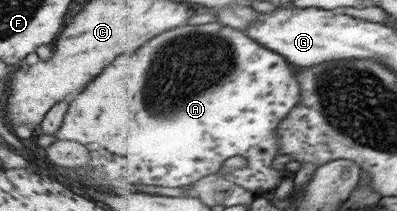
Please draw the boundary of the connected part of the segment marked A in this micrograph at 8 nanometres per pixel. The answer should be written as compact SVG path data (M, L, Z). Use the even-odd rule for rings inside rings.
M220 21L207 23L203 25L184 25L182 27L173 28L168 34L160 34L156 36L156 40L152 40L152 44L146 44L144 48L140 48L140 52L136 52L136 56L132 54L124 54L118 56L112 64L108 64L108 68L104 68L96 78L93 78L82 90L74 95L72 102L69 104L68 110L63 118L63 123L55 132L56 138L60 140L73 140L79 142L90 151L90 160L88 165L92 166L92 180L96 180L96 184L100 184L100 188L108 188L108 192L140 192L140 193L156 193L164 192L164 188L180 188L188 186L188 184L196 184L198 180L210 176L217 175L222 172L226 160L234 158L234 156L242 156L249 162L248 166L242 169L236 169L236 172L230 171L224 175L228 180L238 183L244 188L251 191L262 192L266 195L268 192L278 188L287 171L276 170L274 168L274 160L282 155L282 130L278 130L282 126L284 118L288 118L288 114L300 106L302 102L302 86L296 78L296 72L292 72L291 61L287 56L266 48L257 40L254 40L247 31L226 26Z

